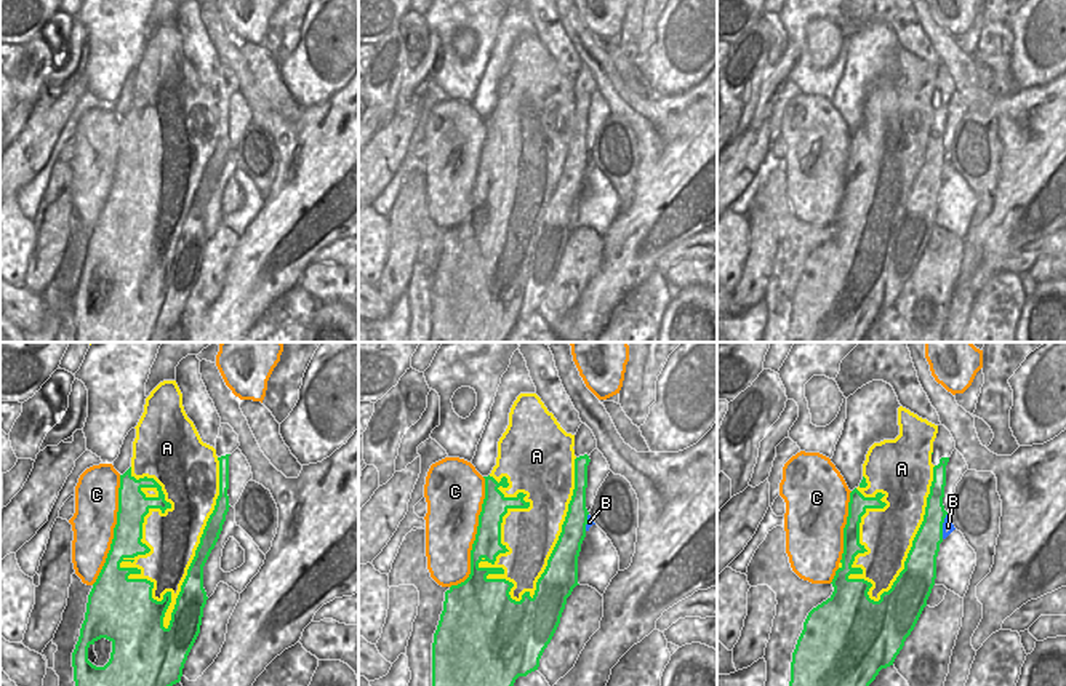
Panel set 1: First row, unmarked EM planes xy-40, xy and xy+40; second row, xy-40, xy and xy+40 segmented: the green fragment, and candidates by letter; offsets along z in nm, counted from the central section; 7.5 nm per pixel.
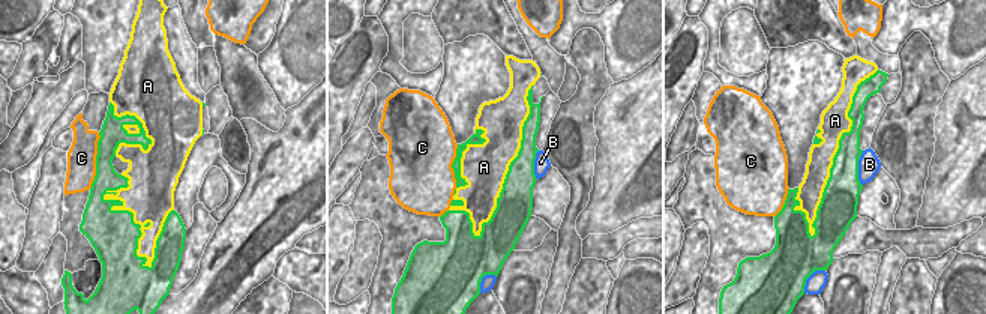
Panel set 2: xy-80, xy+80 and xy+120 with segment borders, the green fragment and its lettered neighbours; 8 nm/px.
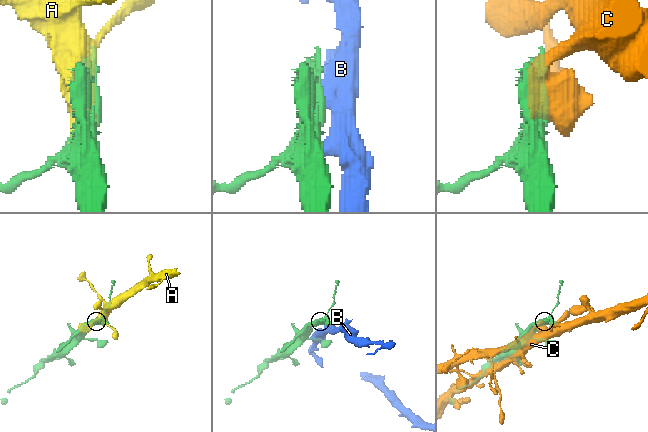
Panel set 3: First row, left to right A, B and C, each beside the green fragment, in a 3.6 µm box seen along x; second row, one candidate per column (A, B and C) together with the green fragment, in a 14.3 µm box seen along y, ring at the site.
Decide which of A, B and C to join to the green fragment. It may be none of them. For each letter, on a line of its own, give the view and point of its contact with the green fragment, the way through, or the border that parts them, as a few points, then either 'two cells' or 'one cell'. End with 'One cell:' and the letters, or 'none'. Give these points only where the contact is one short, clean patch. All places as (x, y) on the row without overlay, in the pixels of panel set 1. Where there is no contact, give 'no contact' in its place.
A: meets green in xy-40 at (199, 186); one cell
B: meets green in xy+40 at (941, 168); two cells
C: meets green in xy at (476, 178); two cells
One cell: A

